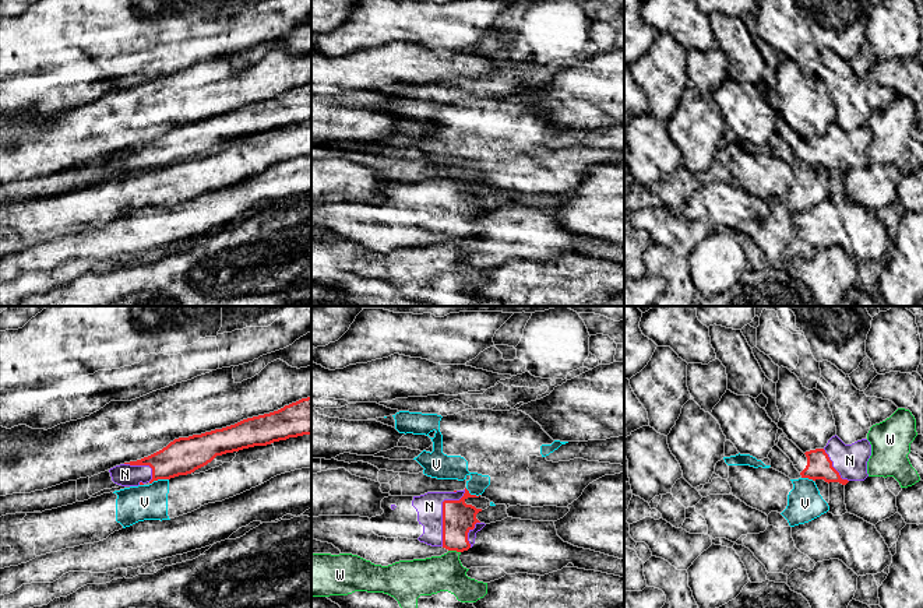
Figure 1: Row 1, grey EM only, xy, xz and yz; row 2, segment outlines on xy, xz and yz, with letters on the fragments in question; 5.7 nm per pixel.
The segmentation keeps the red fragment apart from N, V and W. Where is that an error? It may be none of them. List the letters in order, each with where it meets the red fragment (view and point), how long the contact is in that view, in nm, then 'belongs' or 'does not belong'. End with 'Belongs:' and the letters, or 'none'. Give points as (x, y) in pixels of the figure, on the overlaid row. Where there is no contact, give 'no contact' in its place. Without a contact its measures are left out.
N: meets red in xz at (443, 512); contact 360 nm long; belongs
V: meets red in xy at (158, 478); contact 120 nm long; does not belong
W: meets red in xz at (454, 549); contact 70 nm long; does not belong
Belongs: N

